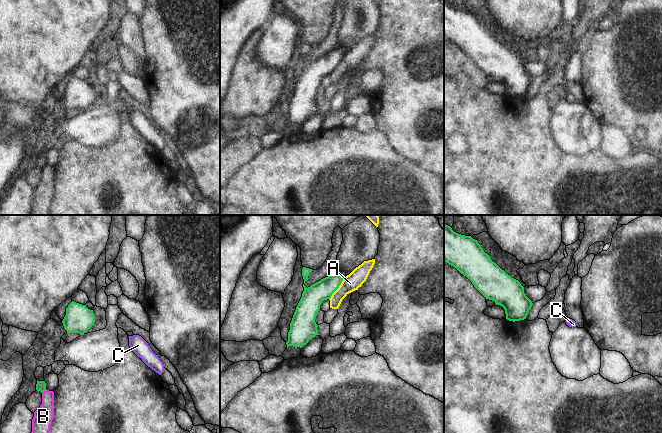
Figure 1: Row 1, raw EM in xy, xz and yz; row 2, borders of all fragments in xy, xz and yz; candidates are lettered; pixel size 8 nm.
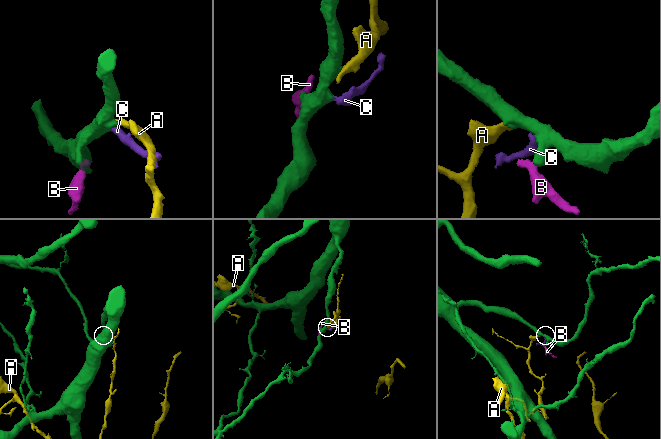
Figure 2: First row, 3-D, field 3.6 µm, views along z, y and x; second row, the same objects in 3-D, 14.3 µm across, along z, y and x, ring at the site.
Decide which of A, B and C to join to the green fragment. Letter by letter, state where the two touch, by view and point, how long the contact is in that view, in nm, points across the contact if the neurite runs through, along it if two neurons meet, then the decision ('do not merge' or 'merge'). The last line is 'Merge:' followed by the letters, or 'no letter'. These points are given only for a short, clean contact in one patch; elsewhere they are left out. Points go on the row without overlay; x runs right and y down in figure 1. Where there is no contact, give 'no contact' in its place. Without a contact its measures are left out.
A: meets green in xz at (337, 64); contact 200 nm long; border along xz (343, 54), (339, 63), (329, 75); do not merge
B: meets green in xy at (43, 168); contact 60 nm long; border along xy (46, 165), (42, 170); do not merge
C: meets green in yz at (570, 97); contact 40 nm long; runs through yz (570, 96), (570, 97), (573, 100); merge
Merge: C

